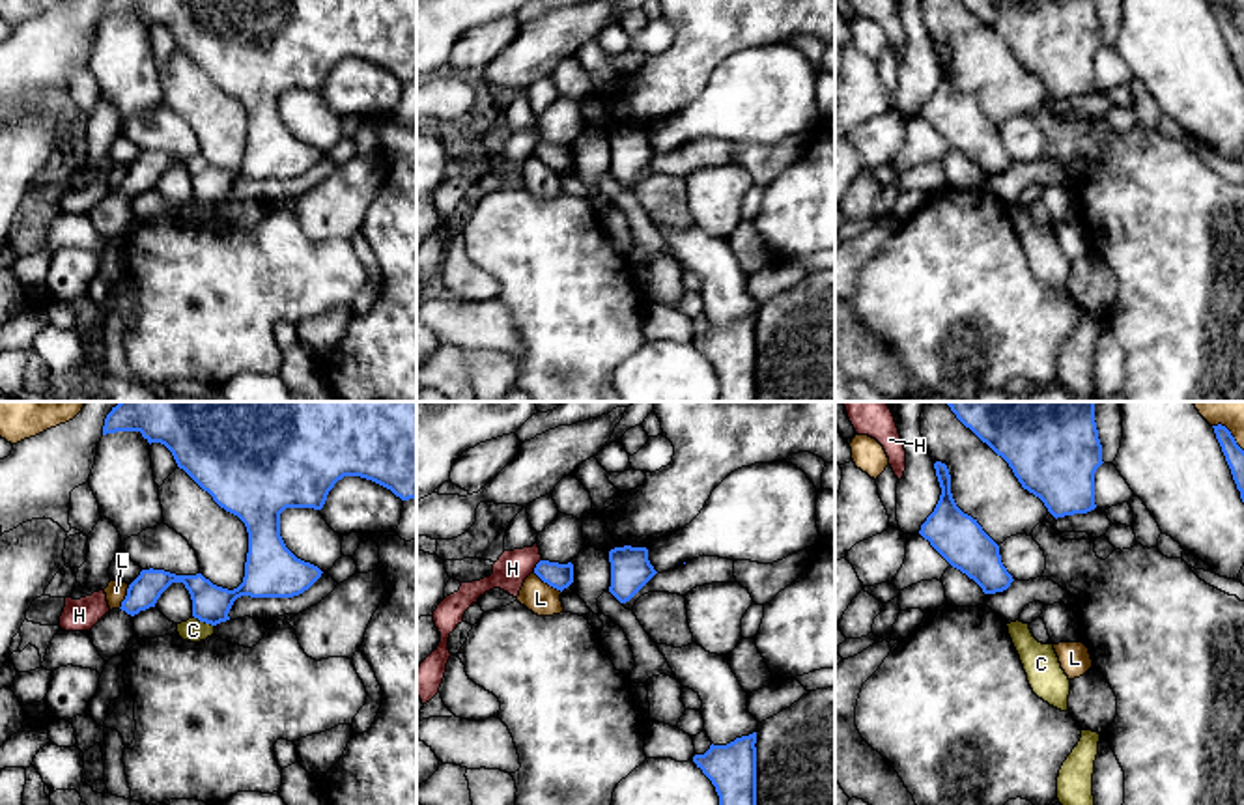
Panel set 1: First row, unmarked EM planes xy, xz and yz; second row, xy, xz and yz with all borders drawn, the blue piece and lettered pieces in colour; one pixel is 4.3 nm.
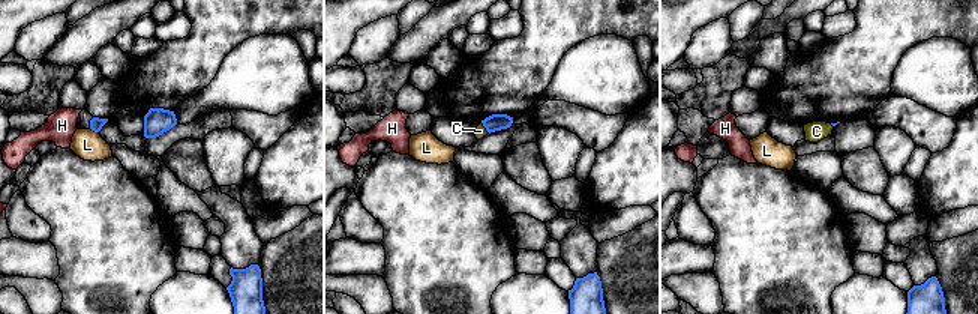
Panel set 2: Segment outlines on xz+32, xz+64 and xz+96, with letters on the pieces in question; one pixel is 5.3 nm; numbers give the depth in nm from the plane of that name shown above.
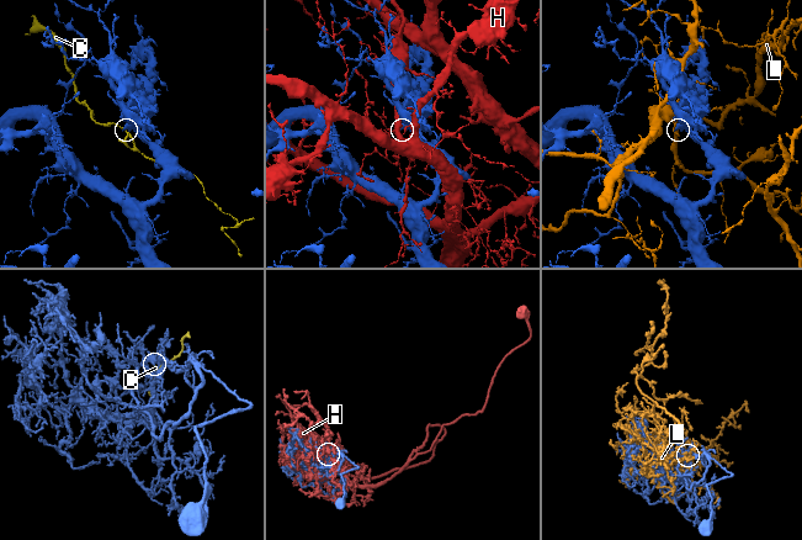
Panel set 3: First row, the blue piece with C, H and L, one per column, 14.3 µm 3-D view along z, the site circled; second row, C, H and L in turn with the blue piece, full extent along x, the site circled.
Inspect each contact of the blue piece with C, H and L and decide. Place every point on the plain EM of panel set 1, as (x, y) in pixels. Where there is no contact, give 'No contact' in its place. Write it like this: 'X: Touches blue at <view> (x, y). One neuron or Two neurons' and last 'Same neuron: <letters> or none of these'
C: Touches blue at xy (204, 202). Two neurons
H: Touches blue at xz (537, 146). Two neurons
L: Touches blue at xz (548, 165). Two neurons
Same neuron: none of these

